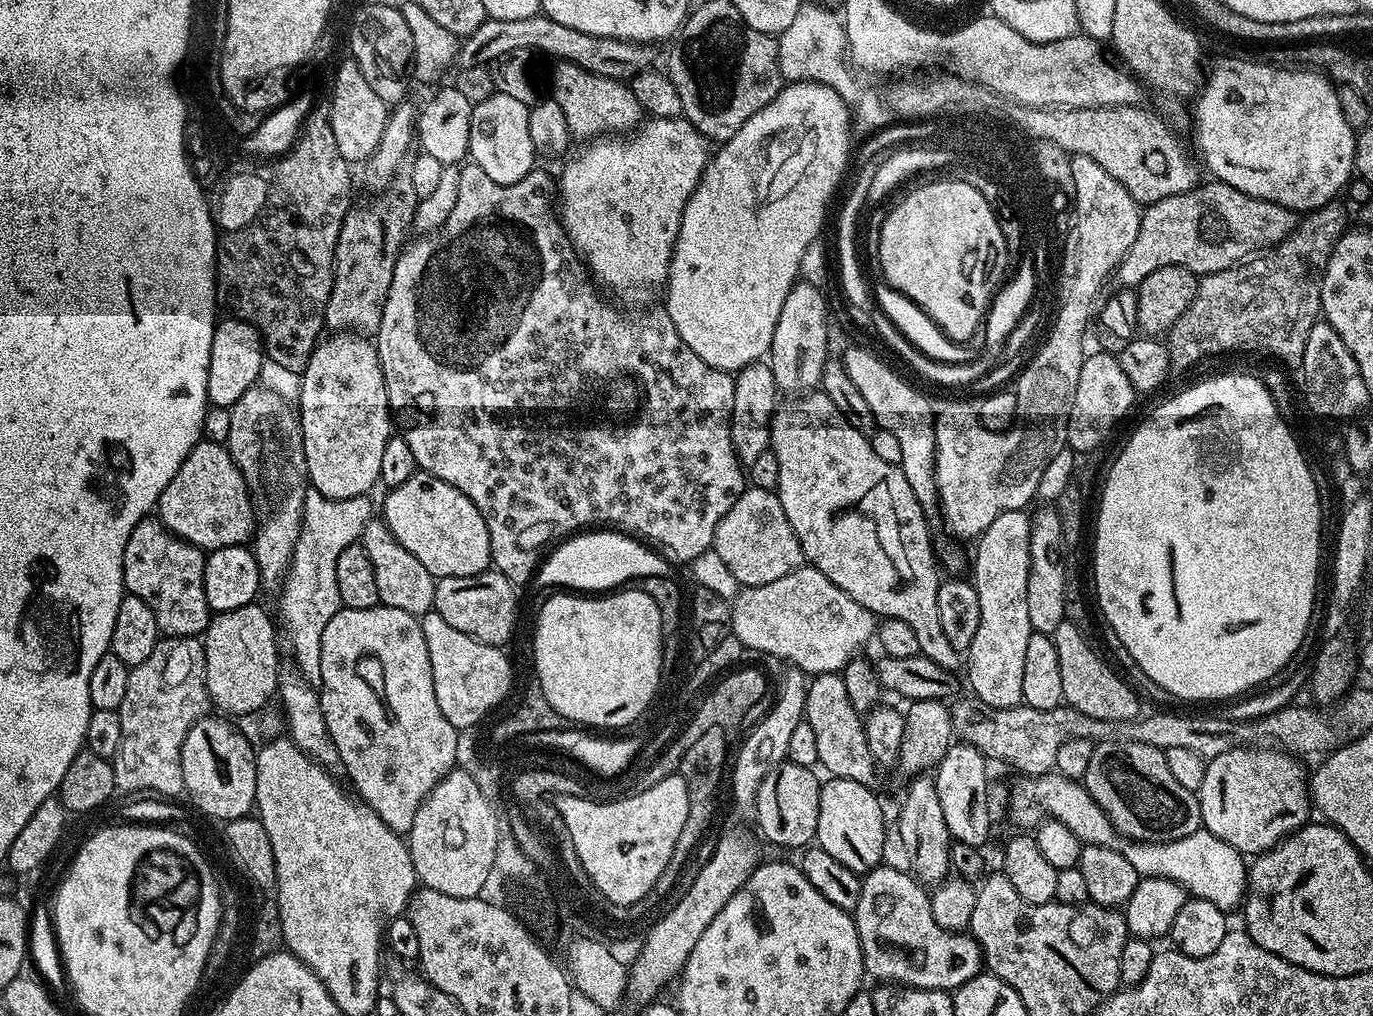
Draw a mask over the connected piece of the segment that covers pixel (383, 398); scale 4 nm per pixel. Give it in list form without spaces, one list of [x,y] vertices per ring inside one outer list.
[[[340,330],[332,334],[329,340],[328,337],[321,339],[316,345],[300,378],[298,419],[300,437],[304,443],[306,480],[315,491],[331,500],[345,500],[368,496],[371,488],[377,487],[382,470],[382,450],[386,450],[386,442],[394,434],[394,421],[376,346],[367,335]]]

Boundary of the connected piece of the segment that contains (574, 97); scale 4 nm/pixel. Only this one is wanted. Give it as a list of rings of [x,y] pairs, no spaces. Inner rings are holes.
[[[560,62],[555,66],[550,99],[558,102],[566,118],[569,134],[577,141],[580,139],[584,140],[580,142],[588,142],[609,134],[628,134],[641,123],[638,98],[634,98],[631,87],[625,81],[596,75],[592,71],[582,70],[574,63]]]

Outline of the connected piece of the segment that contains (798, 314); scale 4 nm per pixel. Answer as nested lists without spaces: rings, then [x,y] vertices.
[[[812,282],[793,284],[790,294],[786,294],[786,302],[782,302],[782,314],[778,314],[778,326],[774,326],[770,363],[776,379],[777,389],[788,391],[788,394],[803,394],[815,389],[822,378],[824,363],[830,359],[828,352],[828,304]]]

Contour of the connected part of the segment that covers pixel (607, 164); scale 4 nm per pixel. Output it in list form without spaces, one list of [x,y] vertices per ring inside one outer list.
[[[648,118],[634,134],[604,138],[581,148],[584,149],[565,166],[560,180],[558,176],[558,215],[572,247],[601,285],[612,288],[667,285],[686,202],[694,194],[710,159],[709,141],[686,119]]]

